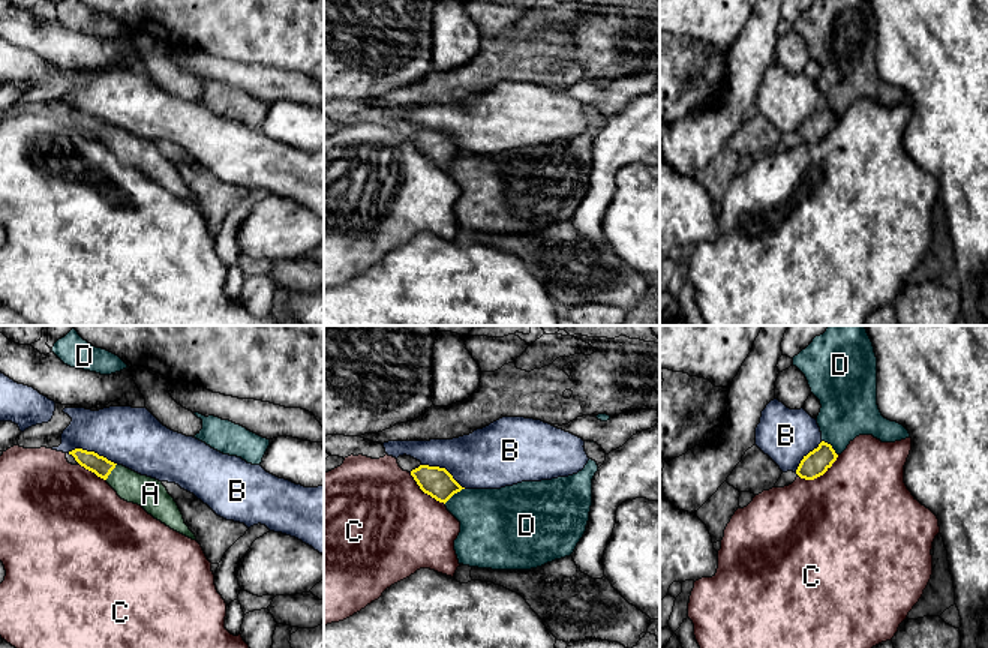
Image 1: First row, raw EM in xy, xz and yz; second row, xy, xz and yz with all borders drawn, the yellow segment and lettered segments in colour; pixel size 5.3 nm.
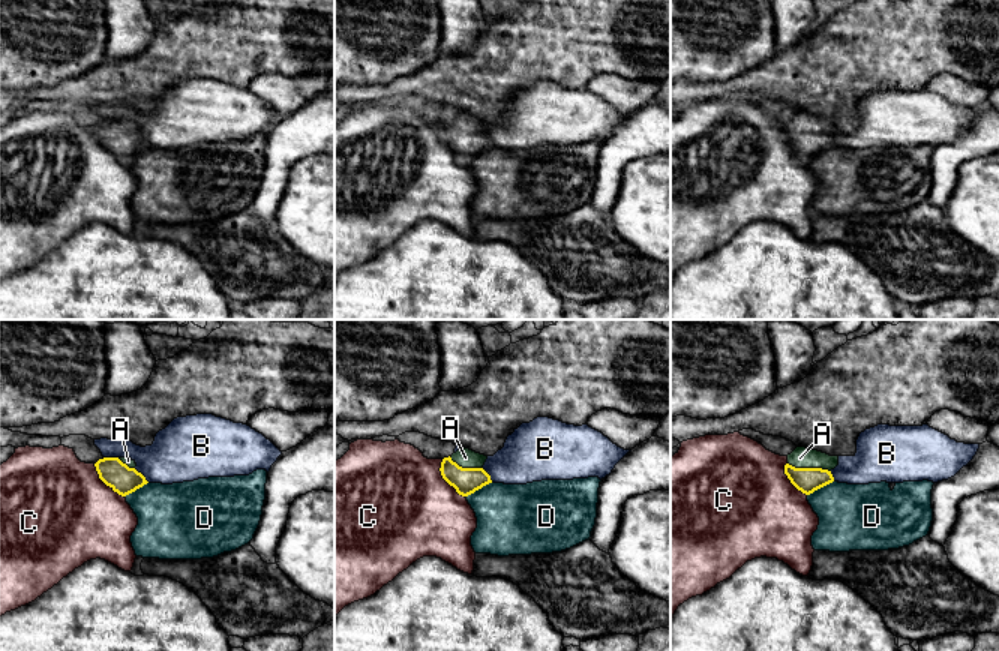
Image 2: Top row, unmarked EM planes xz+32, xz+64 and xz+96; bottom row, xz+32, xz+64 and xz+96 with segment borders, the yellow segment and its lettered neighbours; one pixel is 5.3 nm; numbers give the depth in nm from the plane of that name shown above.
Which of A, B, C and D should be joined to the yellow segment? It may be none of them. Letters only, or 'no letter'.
A

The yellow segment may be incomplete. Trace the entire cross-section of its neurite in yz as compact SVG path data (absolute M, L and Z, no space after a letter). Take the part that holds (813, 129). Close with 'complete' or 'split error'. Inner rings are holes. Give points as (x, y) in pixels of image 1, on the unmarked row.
M822 105L817 112L804 120L796 134L796 138L805 144L814 144L823 140L832 130L837 122L838 118L832 110Z; complete

